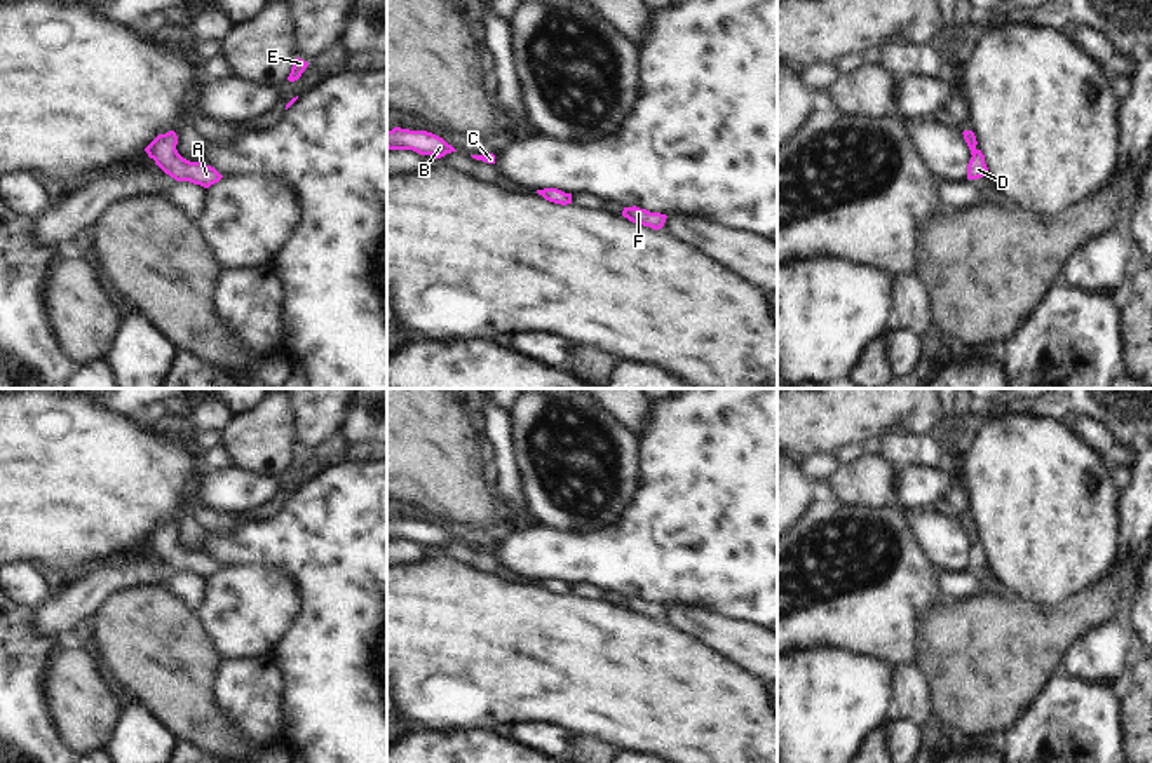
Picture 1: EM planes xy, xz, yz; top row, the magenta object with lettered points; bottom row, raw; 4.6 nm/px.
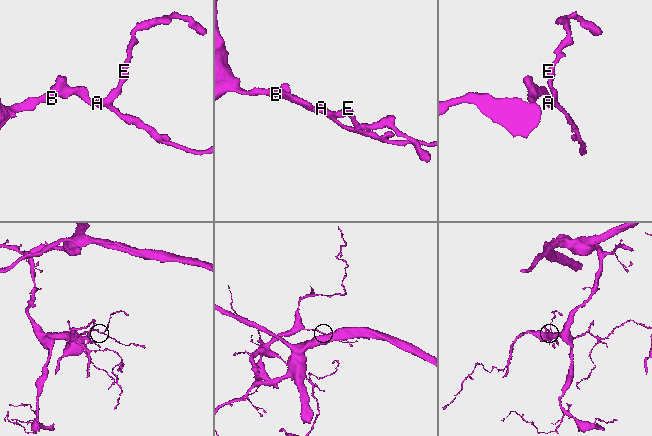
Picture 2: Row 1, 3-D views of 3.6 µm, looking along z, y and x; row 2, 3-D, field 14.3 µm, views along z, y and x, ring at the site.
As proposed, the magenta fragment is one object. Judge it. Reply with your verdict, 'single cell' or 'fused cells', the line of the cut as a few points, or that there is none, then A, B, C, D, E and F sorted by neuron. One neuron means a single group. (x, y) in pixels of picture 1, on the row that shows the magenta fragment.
single cell; cut none; groups A B C D E F

